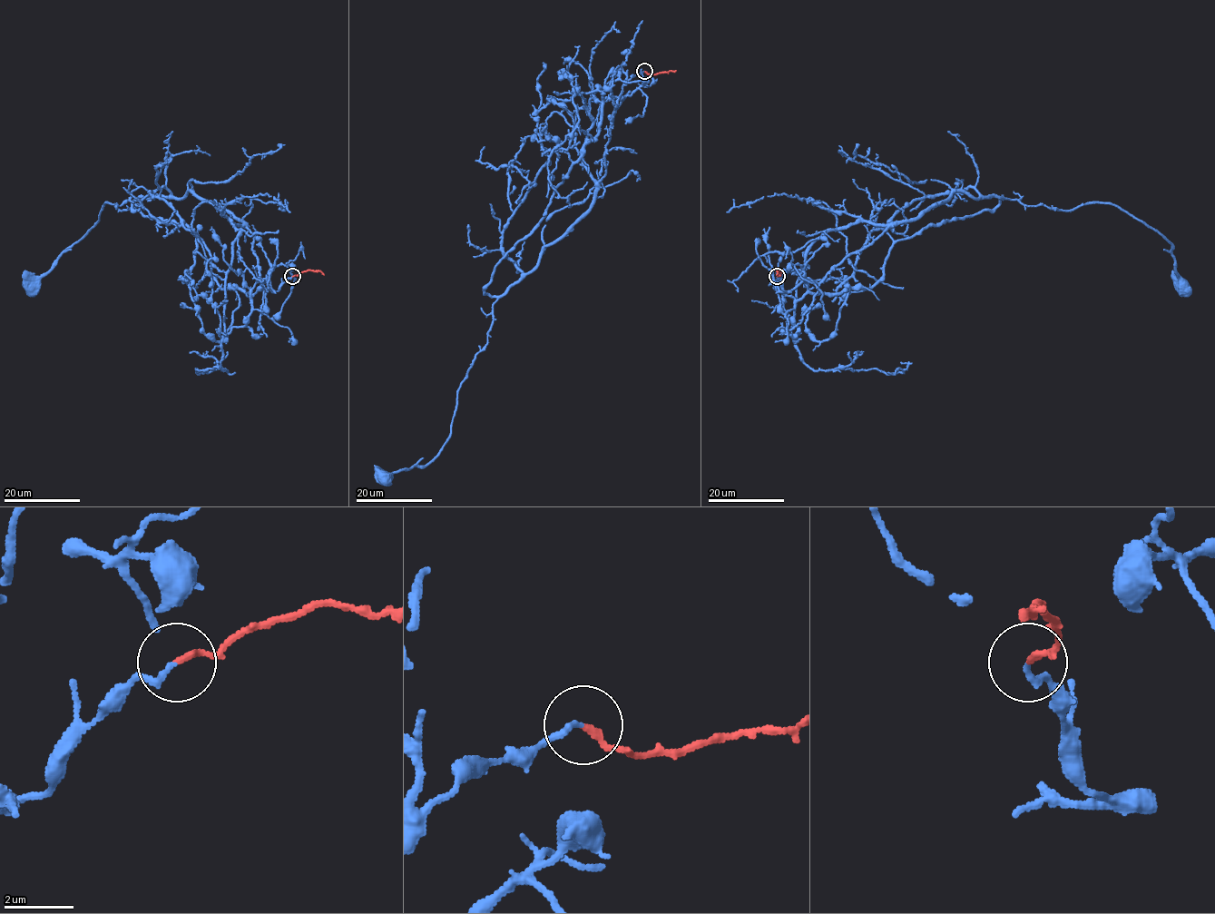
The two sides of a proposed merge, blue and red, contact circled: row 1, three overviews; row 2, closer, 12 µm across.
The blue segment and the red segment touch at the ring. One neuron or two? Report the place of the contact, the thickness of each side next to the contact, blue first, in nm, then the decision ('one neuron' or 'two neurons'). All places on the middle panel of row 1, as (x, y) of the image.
(644, 71) | 170/180 nm | one neuron

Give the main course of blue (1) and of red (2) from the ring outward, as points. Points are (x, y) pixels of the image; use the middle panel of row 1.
1: (645, 71), (622, 85), (592, 205), (494, 304), (448, 439), (429, 463), (385, 478)
2: (645, 71), (651, 74), (676, 70)

